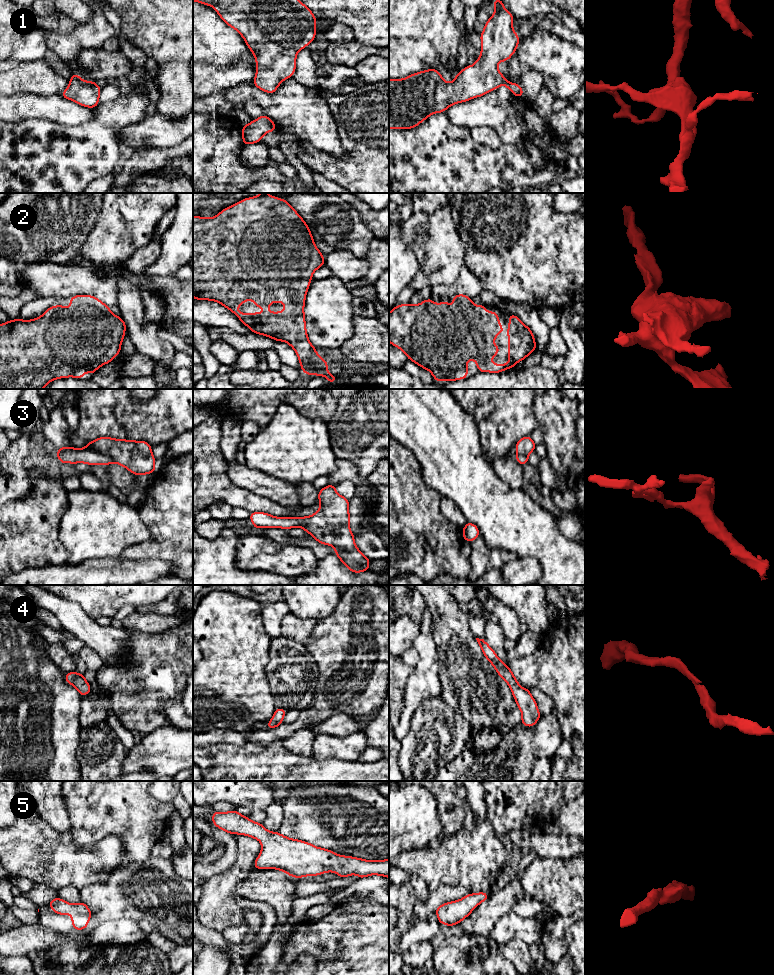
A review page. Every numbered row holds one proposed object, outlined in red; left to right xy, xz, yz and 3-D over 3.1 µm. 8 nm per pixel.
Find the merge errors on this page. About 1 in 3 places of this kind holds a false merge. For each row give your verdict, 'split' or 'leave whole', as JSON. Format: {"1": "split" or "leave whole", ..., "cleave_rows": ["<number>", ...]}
{"1": "leave whole", "2": "leave whole", "3": "split", "4": "leave whole", "5": "leave whole", "cleave_rows": ["3"]}

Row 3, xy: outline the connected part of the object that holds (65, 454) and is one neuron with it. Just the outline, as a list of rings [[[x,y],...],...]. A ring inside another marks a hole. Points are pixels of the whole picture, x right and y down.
[[[62,447],[57,449],[58,460],[65,463],[86,463],[88,465],[110,465],[113,460],[111,457],[100,453],[99,451],[94,451],[86,448],[72,448],[72,447]]]

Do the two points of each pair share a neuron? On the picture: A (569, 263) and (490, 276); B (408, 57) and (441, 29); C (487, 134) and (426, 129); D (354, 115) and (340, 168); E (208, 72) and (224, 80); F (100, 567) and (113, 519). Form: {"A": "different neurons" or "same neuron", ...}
{"A": "same neuron", "B": "different neurons", "C": "different neurons", "D": "same neuron", "E": "same neuron", "F": "different neurons"}

